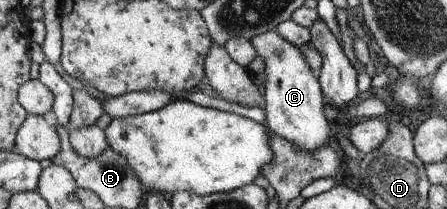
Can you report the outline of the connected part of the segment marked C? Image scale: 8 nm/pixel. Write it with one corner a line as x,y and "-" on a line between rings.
269,30
251,37
250,42
264,65
261,104
263,124
275,135
313,155
317,149
327,145
329,135
333,133
333,126
323,113
322,93
316,74
304,61
298,47
286,42
277,31

